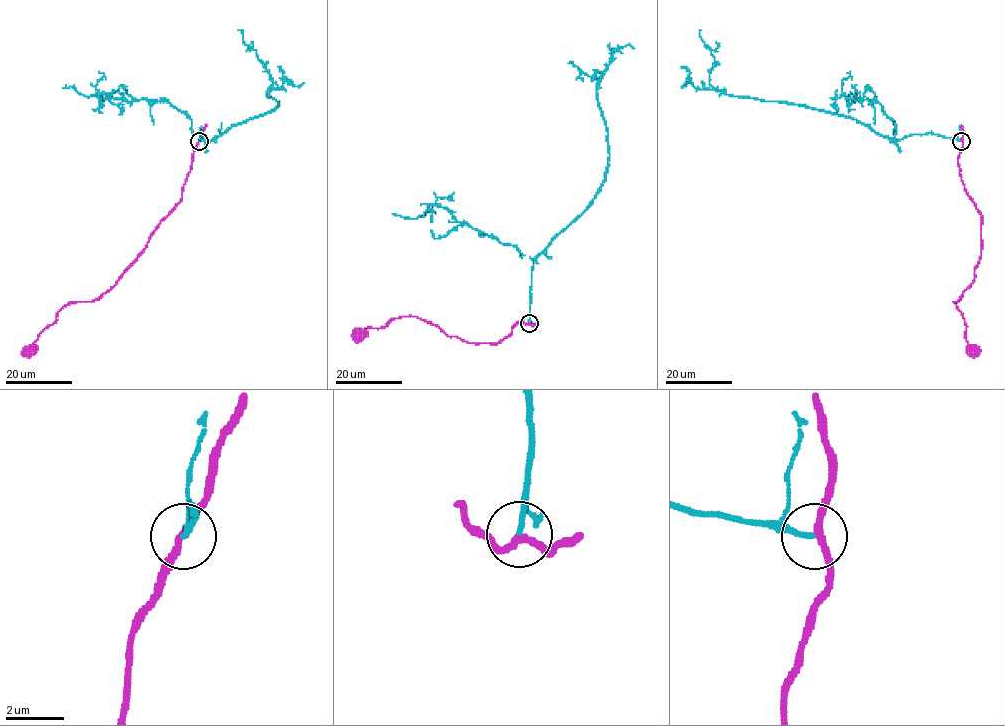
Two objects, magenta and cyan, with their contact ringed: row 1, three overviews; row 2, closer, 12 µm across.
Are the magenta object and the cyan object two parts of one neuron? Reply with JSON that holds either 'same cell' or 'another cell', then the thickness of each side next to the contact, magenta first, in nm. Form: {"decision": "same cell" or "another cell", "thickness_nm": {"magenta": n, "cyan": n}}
{"decision": "another cell", "thickness_nm": {"magenta": 240, "cyan": 170}}

